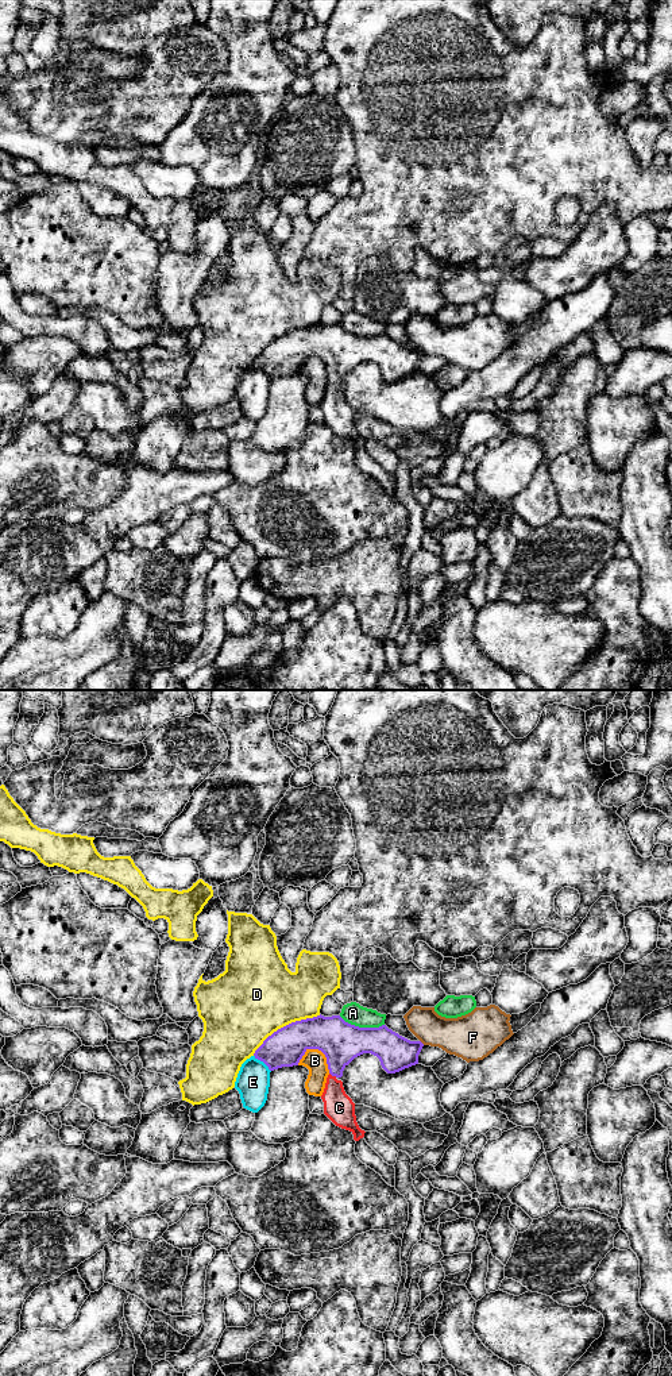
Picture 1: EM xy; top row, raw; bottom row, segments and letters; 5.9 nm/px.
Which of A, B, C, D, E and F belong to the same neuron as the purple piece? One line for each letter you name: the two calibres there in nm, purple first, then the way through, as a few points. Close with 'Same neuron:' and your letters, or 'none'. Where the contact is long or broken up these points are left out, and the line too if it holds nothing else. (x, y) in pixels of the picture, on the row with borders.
C: Thickness 240 nm (purple) against 180 nm. Path across: xy (340, 1041), (333, 1075), (333, 1097), (339, 1107)
Same neuron: C

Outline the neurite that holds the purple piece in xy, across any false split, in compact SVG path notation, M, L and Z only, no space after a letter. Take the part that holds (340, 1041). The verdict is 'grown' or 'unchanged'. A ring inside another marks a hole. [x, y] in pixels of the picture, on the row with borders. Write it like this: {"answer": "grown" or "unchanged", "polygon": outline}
{"answer": "grown", "polygon": "M317 1015L301 1021L291 1022L271 1036L269 1036L263 1044L255 1051L255 1059L263 1061L270 1071L298 1065L300 1060L308 1049L318 1049L327 1057L329 1075L327 1078L325 1088L321 1095L324 1102L324 1114L339 1128L349 1130L354 1134L354 1140L359 1141L364 1137L356 1122L355 1103L345 1094L343 1082L344 1068L358 1056L363 1053L371 1053L381 1061L382 1068L387 1074L395 1074L405 1068L418 1064L418 1055L424 1044L421 1041L410 1041L398 1033L389 1029L386 1025L379 1028L359 1028L345 1022L340 1015L324 1017Z"}

